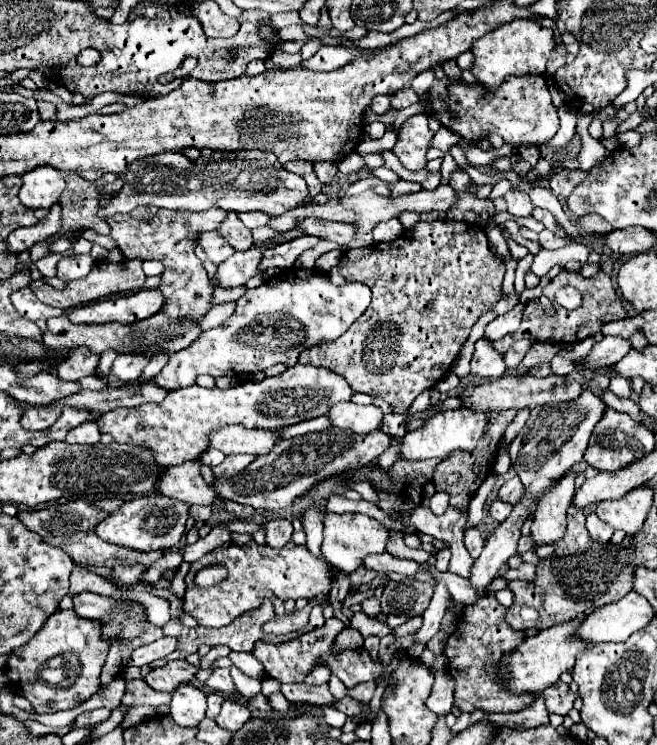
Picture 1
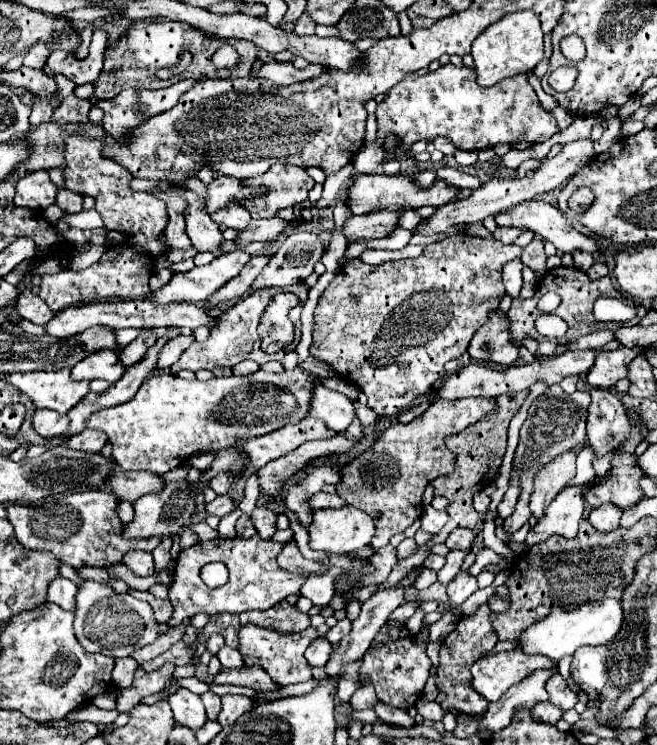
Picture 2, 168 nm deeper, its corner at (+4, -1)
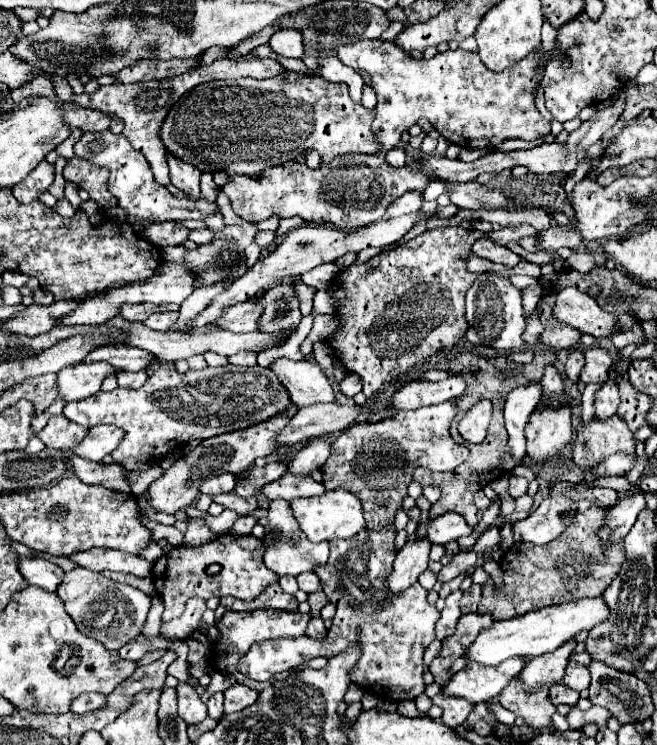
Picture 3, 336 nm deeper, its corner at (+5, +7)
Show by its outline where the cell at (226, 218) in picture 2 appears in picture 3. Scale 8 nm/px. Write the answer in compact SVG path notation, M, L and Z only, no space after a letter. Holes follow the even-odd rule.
M110 130L104 132L85 132L80 140L74 145L74 154L80 158L86 158L98 166L110 168L110 180L108 190L112 196L116 196L118 206L126 212L126 224L132 224L132 228L144 226L146 222L160 222L160 220L204 220L210 214L218 214L220 208L216 202L208 200L190 200L190 198L176 198L172 196L164 186L156 184L150 164L146 162L144 154L134 150L124 136L116 136ZM95 141L104 144L102 152L92 153L90 144Z

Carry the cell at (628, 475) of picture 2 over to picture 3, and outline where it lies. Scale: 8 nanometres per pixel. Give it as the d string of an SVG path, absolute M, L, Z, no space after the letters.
M612 416L608 420L592 420L586 426L580 426L574 440L574 464L578 468L584 468L584 472L590 472L604 460L604 456L616 454L616 452L632 452L634 450L634 436L620 420L618 416Z

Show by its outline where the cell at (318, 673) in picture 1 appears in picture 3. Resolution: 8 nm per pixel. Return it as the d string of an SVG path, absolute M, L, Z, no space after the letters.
M312 618L308 628L306 628L306 634L314 640L324 640L324 634L326 634L326 628L324 628L324 620L322 618Z

